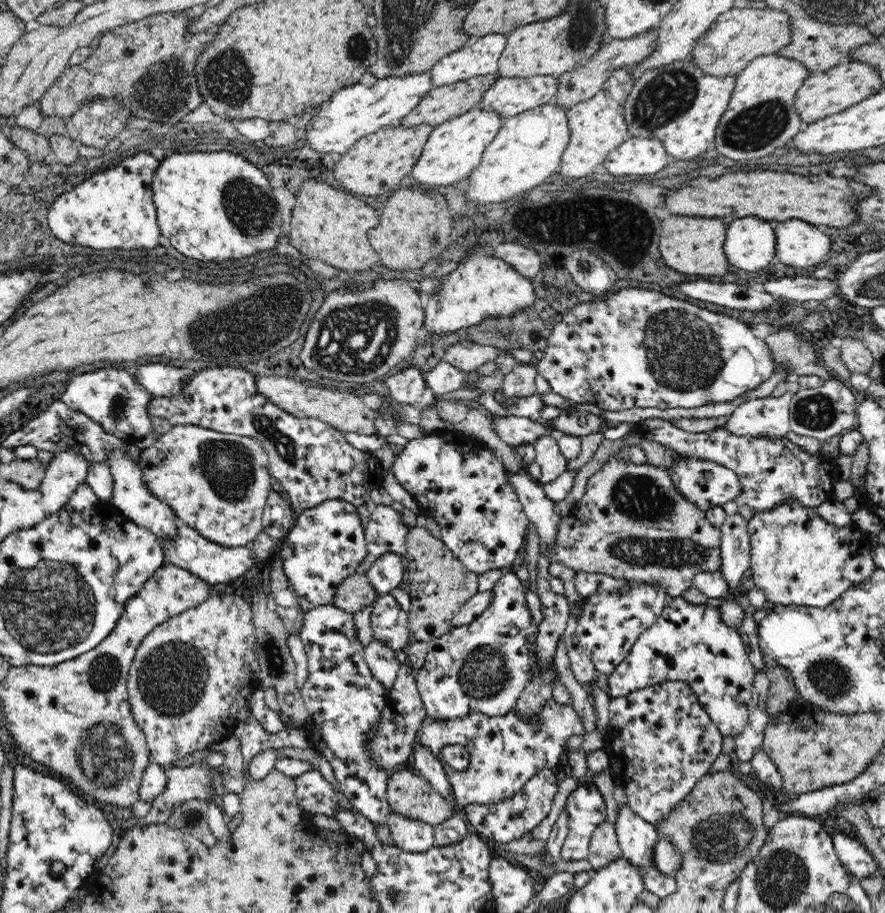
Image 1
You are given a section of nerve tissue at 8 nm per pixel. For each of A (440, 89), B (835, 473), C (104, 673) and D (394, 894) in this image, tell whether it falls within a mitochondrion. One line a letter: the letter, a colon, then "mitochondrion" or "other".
A: other
B: other
C: mitochondrion
D: mitochondrion

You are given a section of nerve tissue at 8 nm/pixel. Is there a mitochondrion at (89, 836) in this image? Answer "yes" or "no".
no

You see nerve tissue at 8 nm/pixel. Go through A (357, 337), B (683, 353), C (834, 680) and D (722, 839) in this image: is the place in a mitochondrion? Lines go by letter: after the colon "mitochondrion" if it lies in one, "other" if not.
A: mitochondrion
B: mitochondrion
C: mitochondrion
D: mitochondrion

